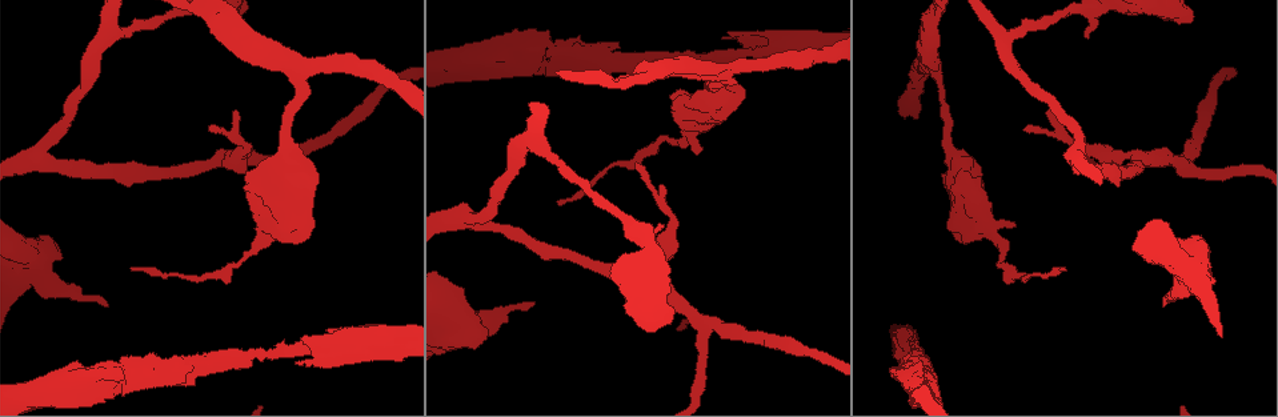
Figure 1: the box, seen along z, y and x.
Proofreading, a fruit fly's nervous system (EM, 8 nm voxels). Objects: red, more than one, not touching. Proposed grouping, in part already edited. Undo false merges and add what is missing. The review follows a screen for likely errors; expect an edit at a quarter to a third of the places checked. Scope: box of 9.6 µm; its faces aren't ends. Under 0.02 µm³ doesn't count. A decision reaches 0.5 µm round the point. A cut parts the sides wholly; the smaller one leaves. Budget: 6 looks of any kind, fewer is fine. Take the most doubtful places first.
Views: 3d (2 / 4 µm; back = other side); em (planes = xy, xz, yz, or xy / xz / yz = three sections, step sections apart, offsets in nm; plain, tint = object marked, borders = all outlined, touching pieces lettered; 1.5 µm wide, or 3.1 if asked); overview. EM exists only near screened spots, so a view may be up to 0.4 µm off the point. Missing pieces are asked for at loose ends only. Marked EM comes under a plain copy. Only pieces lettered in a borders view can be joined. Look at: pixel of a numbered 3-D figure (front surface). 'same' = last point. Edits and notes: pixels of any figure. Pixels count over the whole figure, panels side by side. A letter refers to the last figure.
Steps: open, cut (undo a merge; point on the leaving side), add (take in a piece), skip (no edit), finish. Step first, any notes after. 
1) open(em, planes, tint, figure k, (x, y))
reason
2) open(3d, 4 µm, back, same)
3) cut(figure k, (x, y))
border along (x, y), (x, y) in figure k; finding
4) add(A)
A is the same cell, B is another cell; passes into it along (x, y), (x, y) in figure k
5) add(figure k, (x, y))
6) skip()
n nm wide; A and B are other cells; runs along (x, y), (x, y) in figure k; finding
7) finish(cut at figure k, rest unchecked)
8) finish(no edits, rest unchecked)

open(em, planes, borders, figure 1, (322, 349))
calibre changes

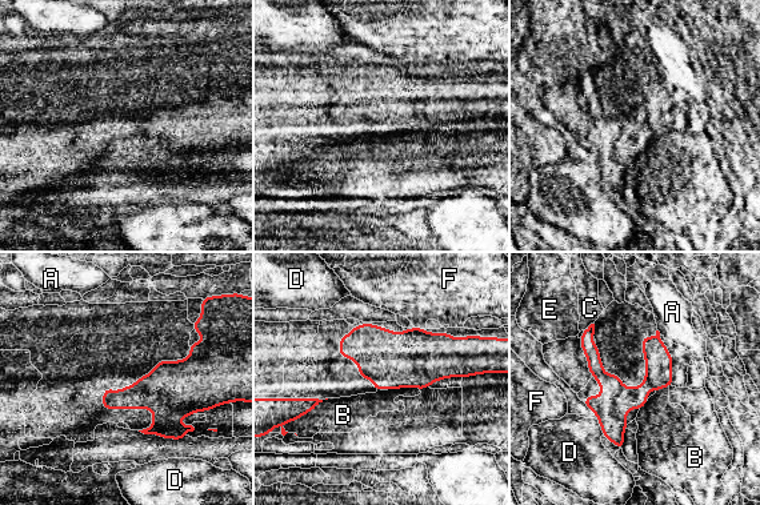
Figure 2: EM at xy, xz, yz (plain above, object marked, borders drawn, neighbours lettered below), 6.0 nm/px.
skip()
A, B, C, D, E and F are other cells; continuous, no second neuron

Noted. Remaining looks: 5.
open(em, xy, step 8, borders, figure 1, (131, 270))
branch stops here

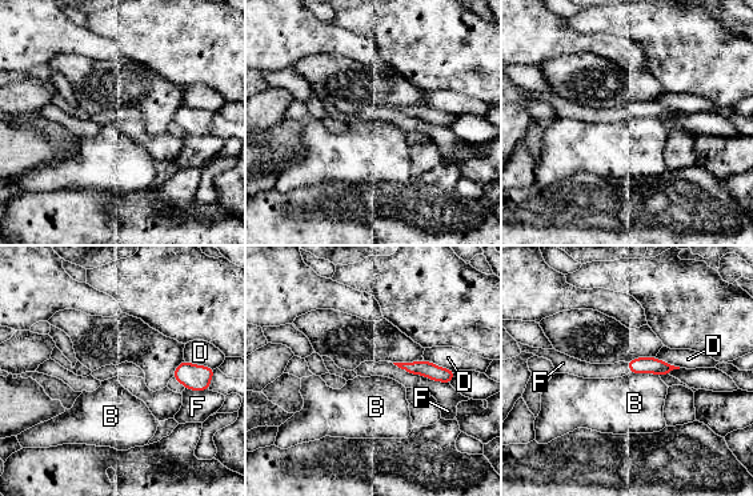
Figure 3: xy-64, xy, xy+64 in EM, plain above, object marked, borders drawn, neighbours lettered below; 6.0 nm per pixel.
add(F)
F touches over 380 nm; F is the same cell, B and D are other cells; it goes on there

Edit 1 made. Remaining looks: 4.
finish(add at figure 3, rest unchecked)

